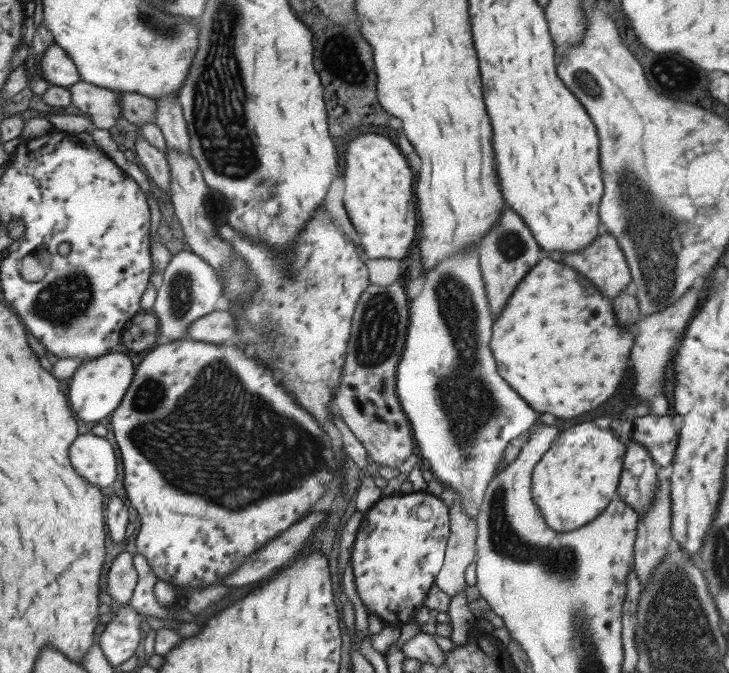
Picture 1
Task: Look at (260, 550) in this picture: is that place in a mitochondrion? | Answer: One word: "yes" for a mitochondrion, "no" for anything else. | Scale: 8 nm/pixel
no

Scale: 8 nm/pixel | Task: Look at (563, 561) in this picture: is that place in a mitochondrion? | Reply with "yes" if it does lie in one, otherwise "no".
yes

